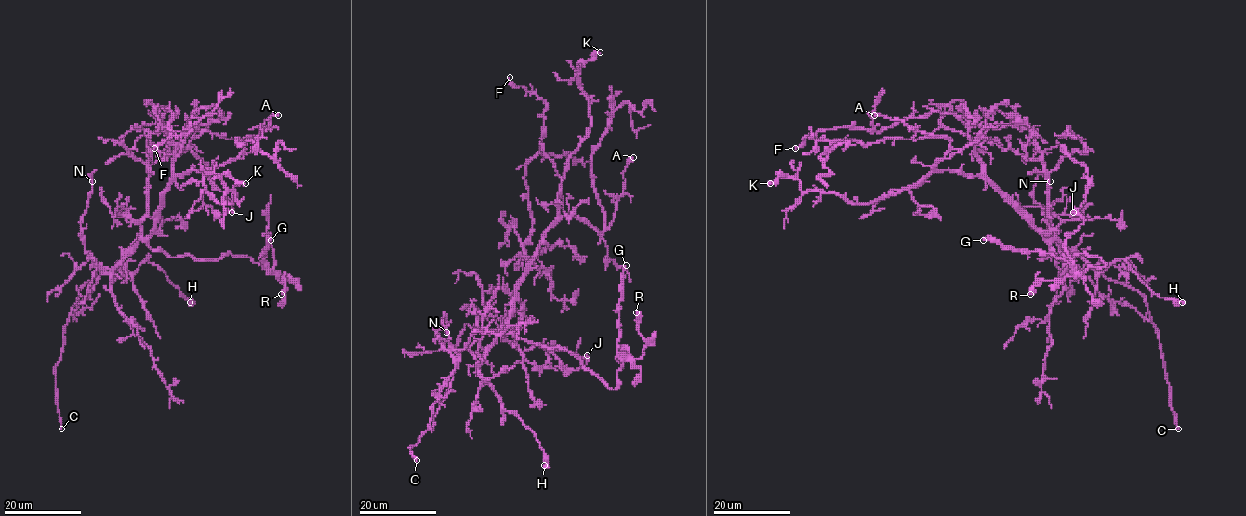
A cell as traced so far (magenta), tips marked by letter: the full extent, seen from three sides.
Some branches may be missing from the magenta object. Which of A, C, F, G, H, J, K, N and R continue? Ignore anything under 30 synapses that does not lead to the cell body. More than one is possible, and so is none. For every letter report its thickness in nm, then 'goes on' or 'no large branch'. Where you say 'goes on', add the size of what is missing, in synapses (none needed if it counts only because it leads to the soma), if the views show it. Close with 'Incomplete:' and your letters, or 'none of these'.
A: 360 nm | no large branch
C: 320 nm | goes on
F: 110 nm | no large branch
G: 400 nm | no large branch
H: 130 nm | no large branch
J: 170 nm | no large branch
K: 240 nm | no large branch
N: 120 nm | no large branch
R: 440 nm | no large branch
Incomplete: C

